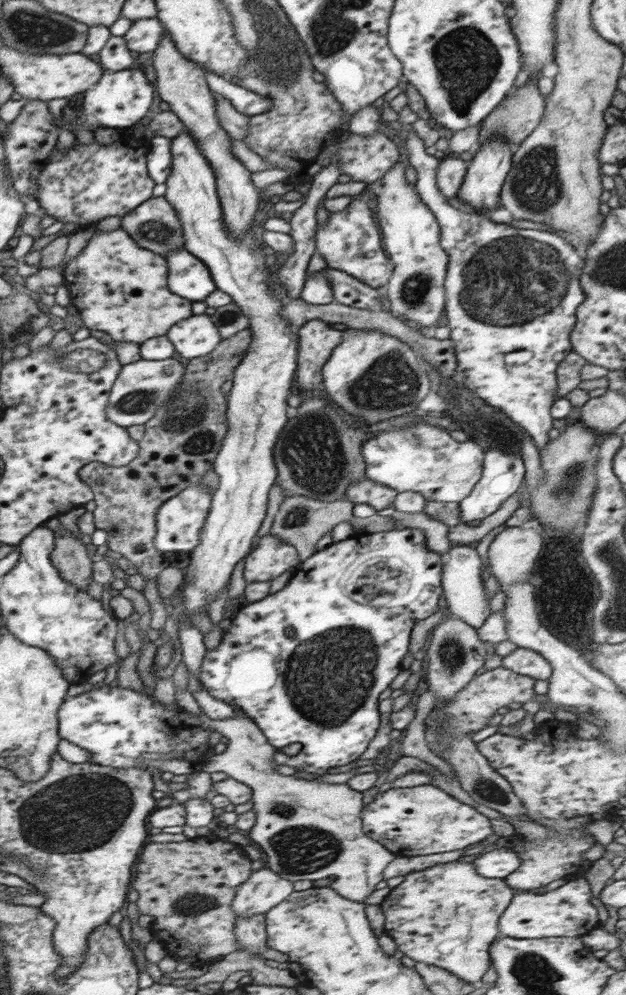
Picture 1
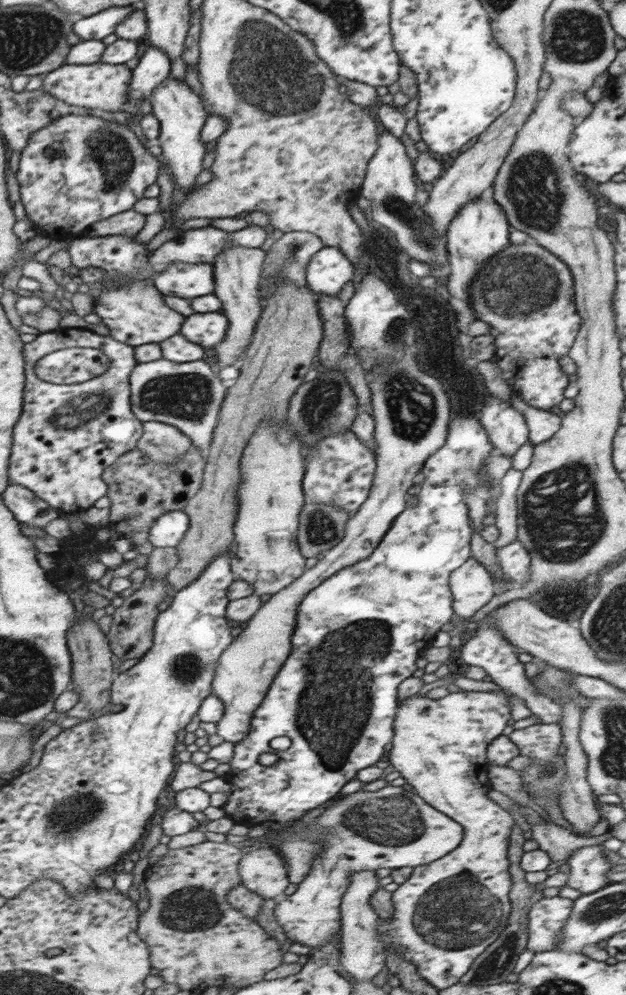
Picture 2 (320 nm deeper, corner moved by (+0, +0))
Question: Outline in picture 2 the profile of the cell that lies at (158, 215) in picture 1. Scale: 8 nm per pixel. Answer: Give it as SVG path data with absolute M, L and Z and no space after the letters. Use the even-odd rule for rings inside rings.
M133 208L97 222L82 234L86 237L108 235L136 236L146 224L146 215L136 212Z

